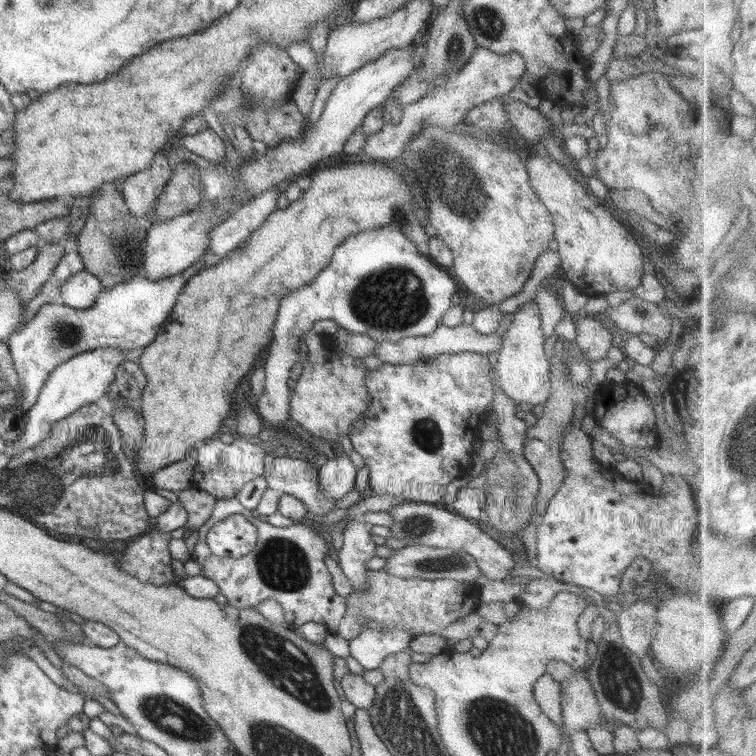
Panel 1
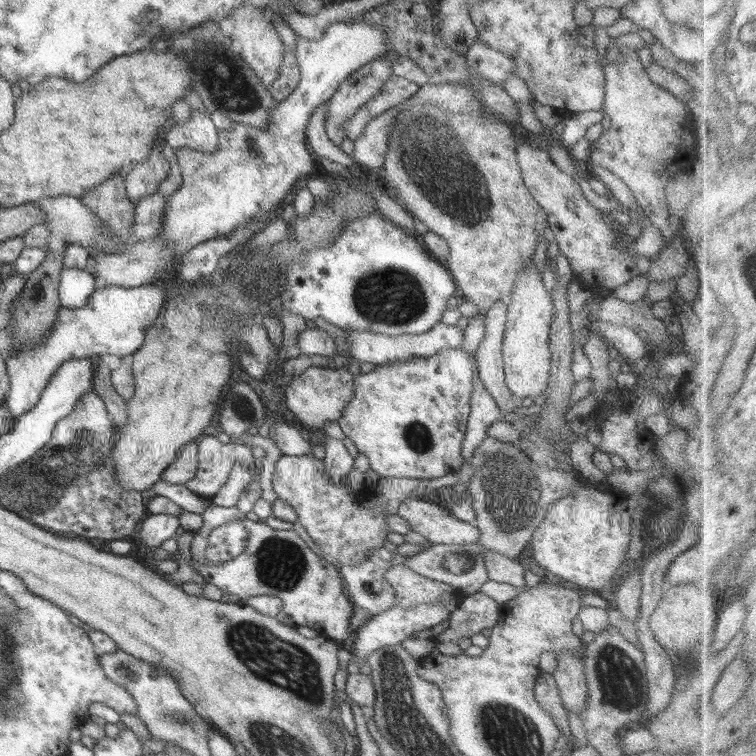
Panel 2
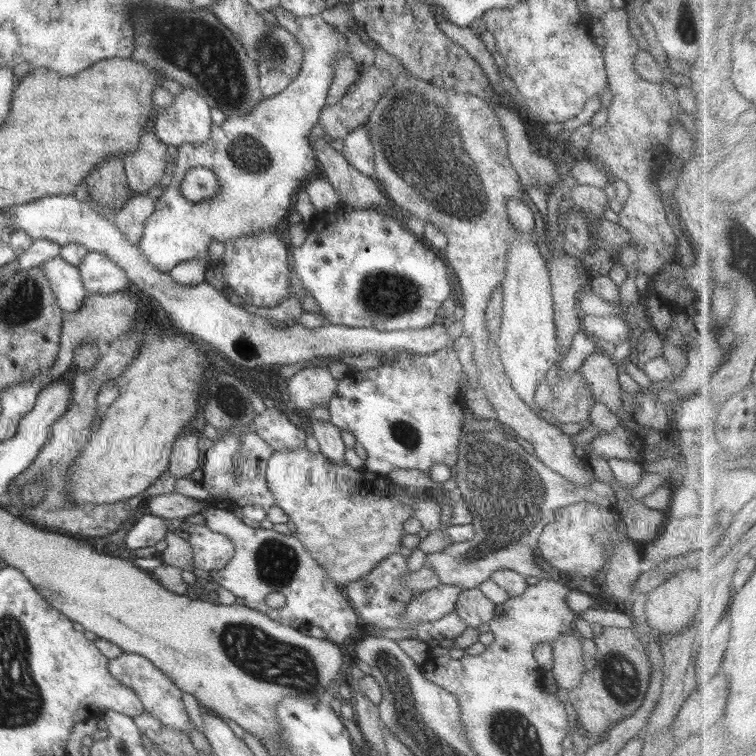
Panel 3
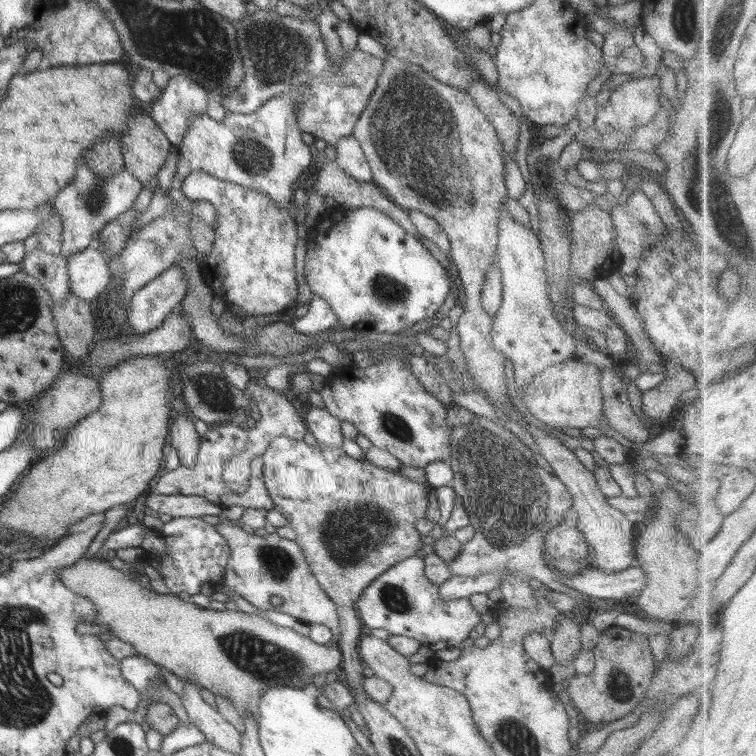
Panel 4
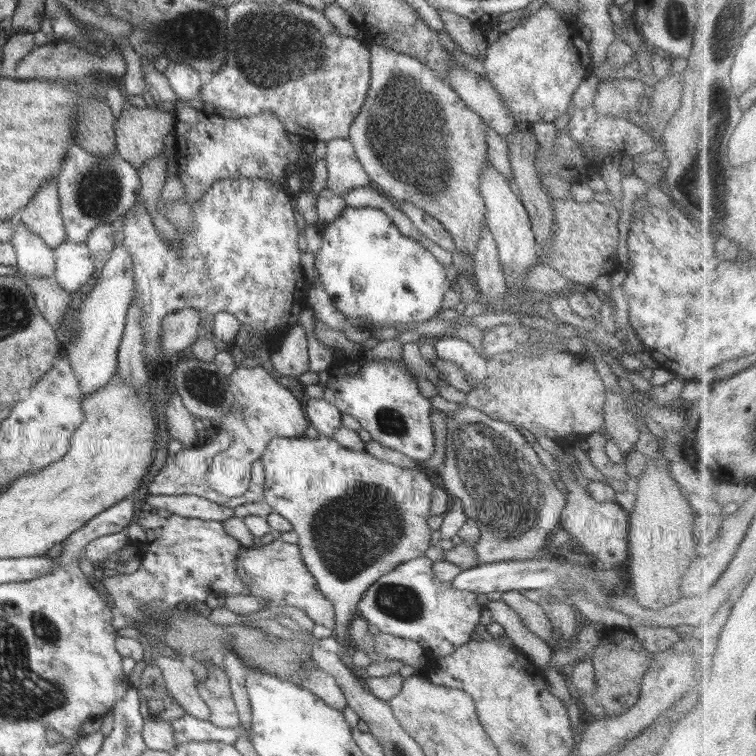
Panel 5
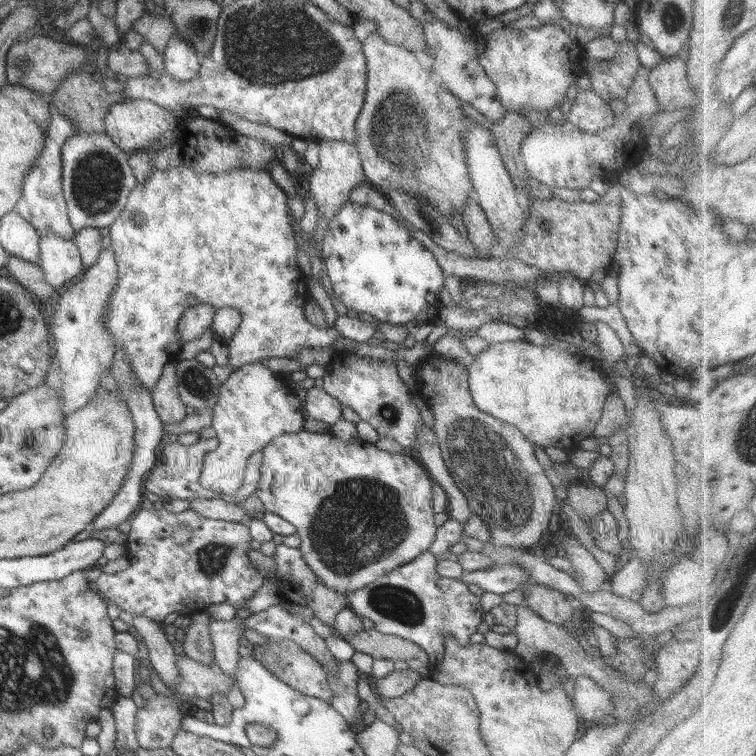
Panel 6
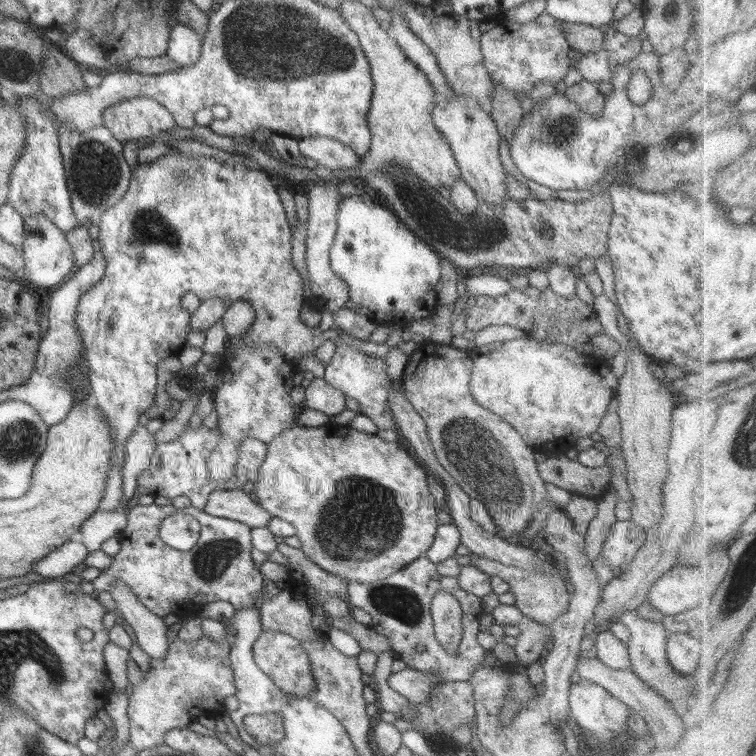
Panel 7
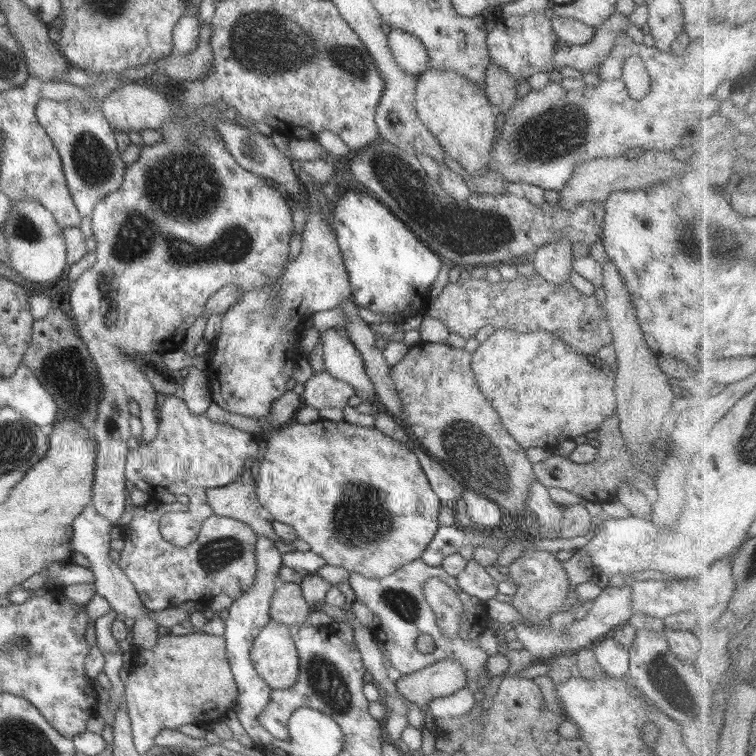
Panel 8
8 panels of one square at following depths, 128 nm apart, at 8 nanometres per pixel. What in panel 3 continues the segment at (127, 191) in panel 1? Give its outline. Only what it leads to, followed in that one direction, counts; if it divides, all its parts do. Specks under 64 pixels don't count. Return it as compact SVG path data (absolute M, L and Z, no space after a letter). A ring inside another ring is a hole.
M151 127L143 130L140 146L134 152L121 156L128 187L139 195L167 180L164 170L169 162L168 145L164 144Z

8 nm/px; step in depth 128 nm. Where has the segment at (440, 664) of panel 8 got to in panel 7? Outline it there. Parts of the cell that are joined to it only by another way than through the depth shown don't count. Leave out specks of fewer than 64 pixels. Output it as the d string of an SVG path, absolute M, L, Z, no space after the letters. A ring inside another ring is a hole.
M406 668L396 672L396 674L391 674L388 678L388 687L398 692L410 704L422 706L428 702L432 688L442 684L442 682L446 681L442 681L438 675L434 675L434 672Z

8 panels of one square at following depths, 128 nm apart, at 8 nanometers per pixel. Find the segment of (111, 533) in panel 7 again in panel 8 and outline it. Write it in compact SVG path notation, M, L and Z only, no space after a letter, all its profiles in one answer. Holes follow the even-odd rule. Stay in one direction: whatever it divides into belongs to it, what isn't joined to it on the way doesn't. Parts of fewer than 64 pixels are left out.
M91 504L86 506L83 513L73 520L73 535L70 540L71 550L74 553L83 554L87 560L90 561L90 570L94 573L96 586L96 593L106 598L112 609L114 609L119 617L133 618L134 626L131 628L133 643L136 647L152 648L156 646L158 640L157 628L159 624L151 619L147 613L147 608L143 606L139 594L132 584L132 581L124 574L124 571L114 563L108 556L110 552L110 530L114 526L124 527L129 524L134 516L135 505L131 507L130 511L124 511L120 519L112 522L104 518Z

